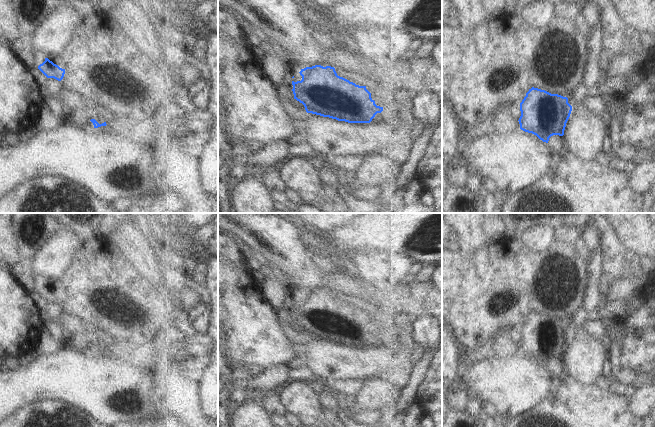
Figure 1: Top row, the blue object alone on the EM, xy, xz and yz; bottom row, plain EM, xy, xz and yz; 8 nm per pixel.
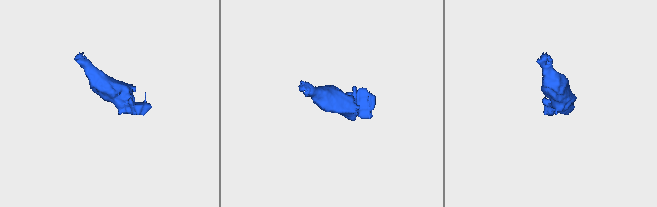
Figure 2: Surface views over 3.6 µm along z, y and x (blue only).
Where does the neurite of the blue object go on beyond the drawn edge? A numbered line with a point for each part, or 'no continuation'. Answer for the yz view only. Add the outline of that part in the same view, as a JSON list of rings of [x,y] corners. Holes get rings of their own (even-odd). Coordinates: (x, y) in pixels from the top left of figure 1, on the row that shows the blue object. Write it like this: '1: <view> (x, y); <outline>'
no continuation

